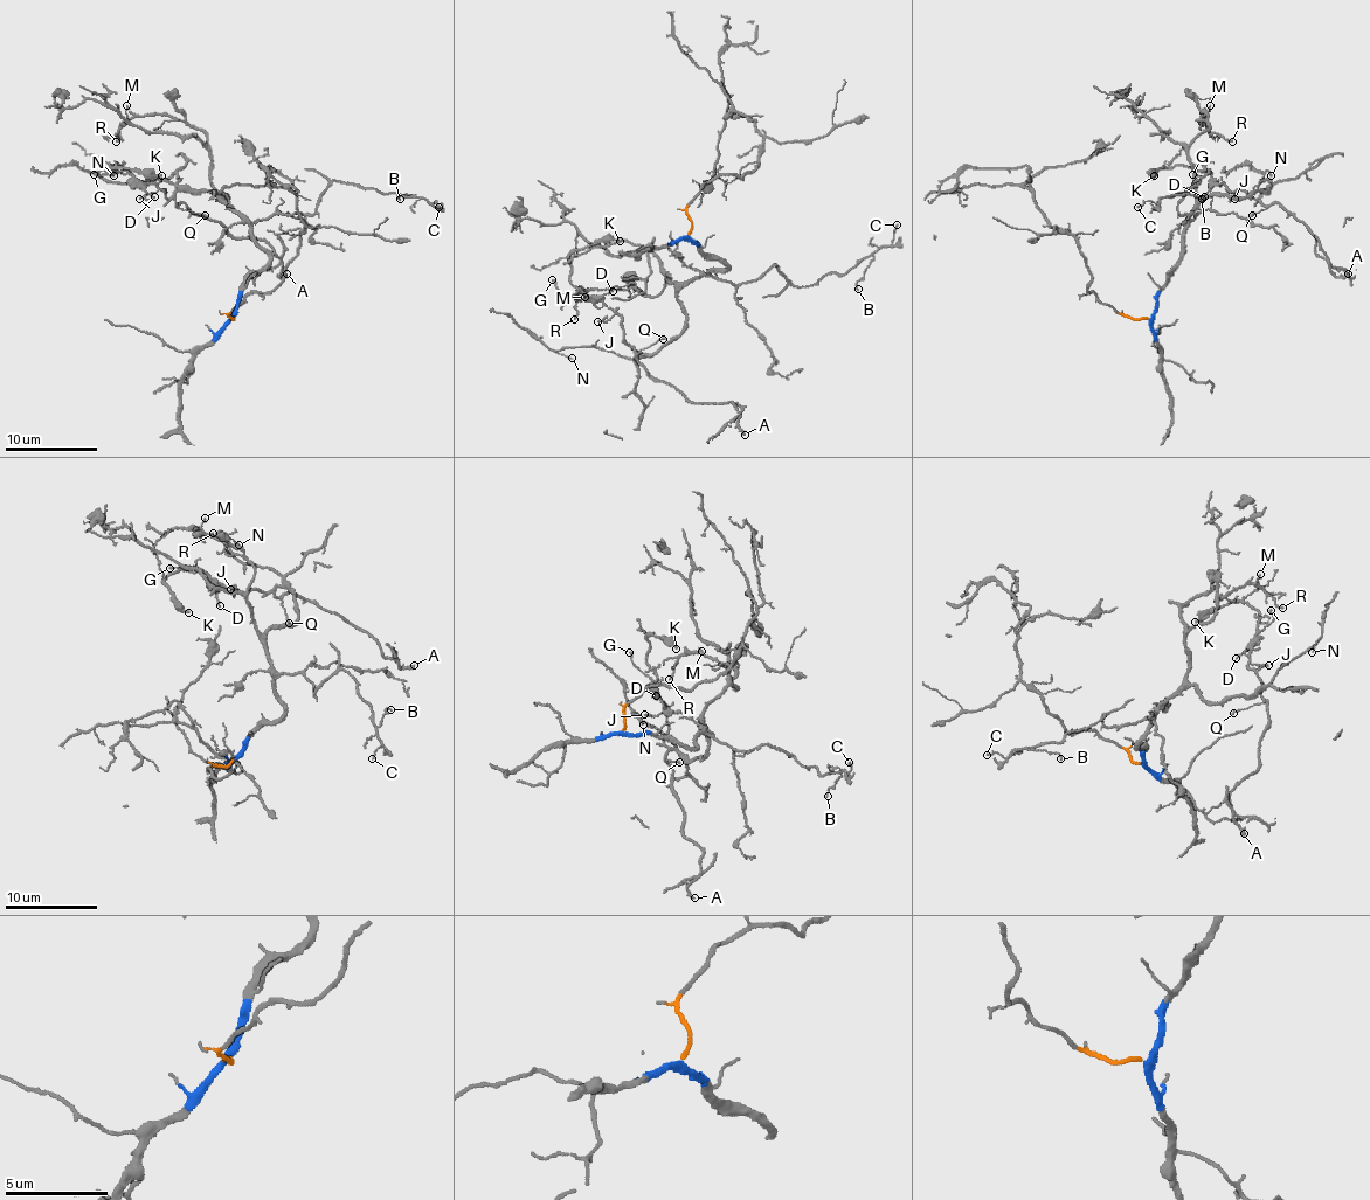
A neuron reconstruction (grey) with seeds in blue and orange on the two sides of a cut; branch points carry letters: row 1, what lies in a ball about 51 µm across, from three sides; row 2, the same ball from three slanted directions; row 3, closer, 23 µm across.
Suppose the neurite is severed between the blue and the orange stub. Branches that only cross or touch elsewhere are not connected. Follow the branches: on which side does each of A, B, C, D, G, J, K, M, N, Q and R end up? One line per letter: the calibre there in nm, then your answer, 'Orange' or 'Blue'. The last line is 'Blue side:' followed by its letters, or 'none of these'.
A: Thickness 240 nm. Blue
B: Thickness 120 nm. Blue
C: Thickness 120 nm. Blue
D: Thickness 120 nm. Blue
G: Thickness 140 nm. Blue
J: Thickness 110 nm. Blue
K: Thickness 180 nm. Blue
M: Thickness 120 nm. Blue
N: Thickness 100 nm. Blue
Q: Thickness 130 nm. Blue
R: Thickness 130 nm. Blue
Blue side: A, B, C, D, G, J, K, M, N, Q, R

